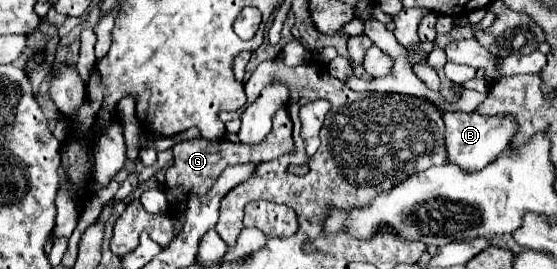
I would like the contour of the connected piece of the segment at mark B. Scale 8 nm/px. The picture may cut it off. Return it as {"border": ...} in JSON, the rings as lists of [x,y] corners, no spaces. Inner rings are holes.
{"border":[[[475,111],[471,113],[449,113],[443,115],[445,121],[445,147],[447,147],[447,157],[451,163],[459,165],[467,173],[481,171],[487,167],[491,161],[497,159],[499,153],[503,153],[509,147],[509,139],[513,137],[513,131],[517,131],[513,119],[501,117],[501,119],[485,119],[483,115],[477,115]]]}

